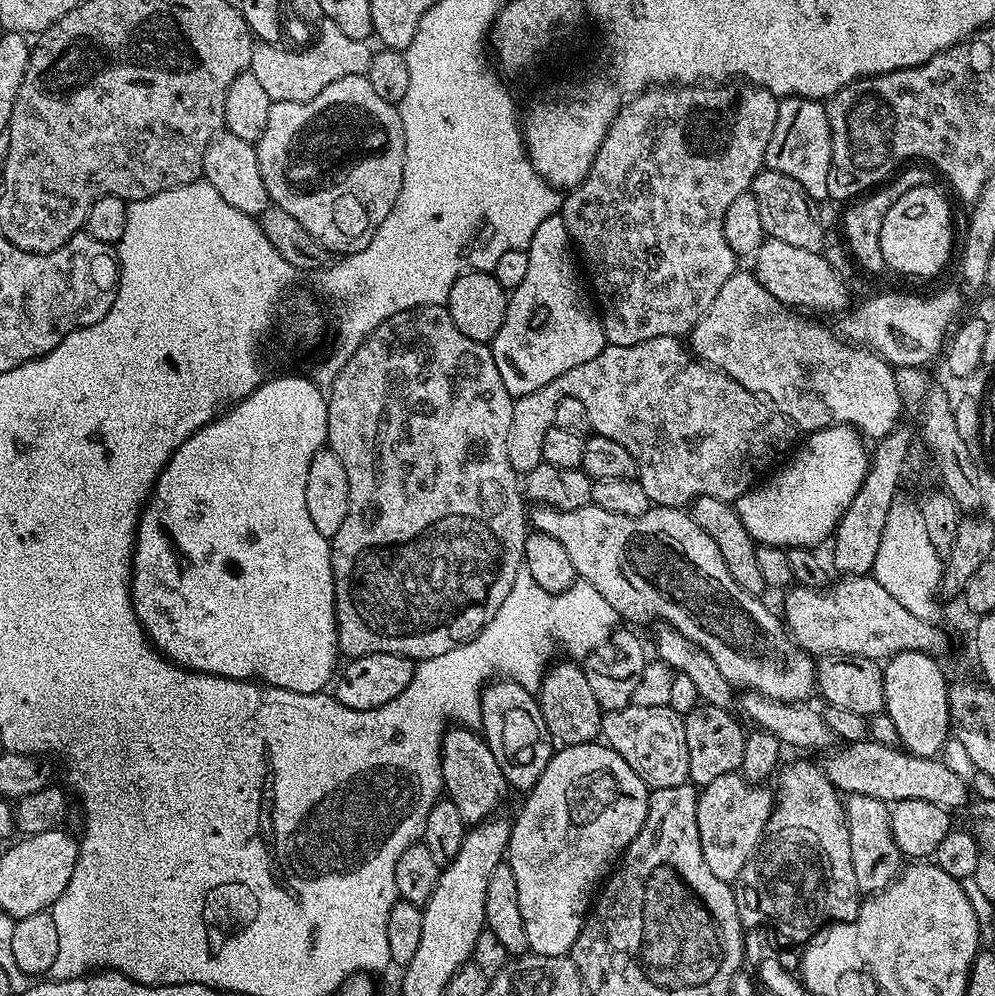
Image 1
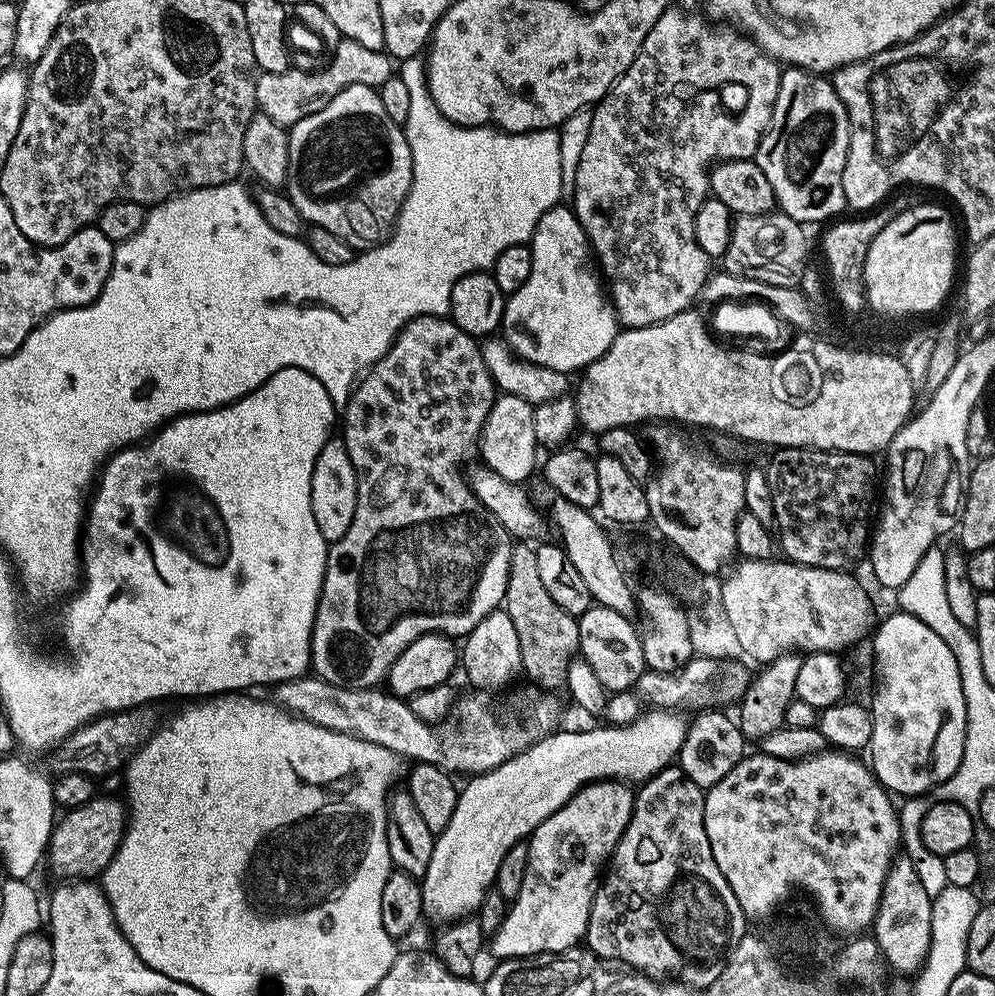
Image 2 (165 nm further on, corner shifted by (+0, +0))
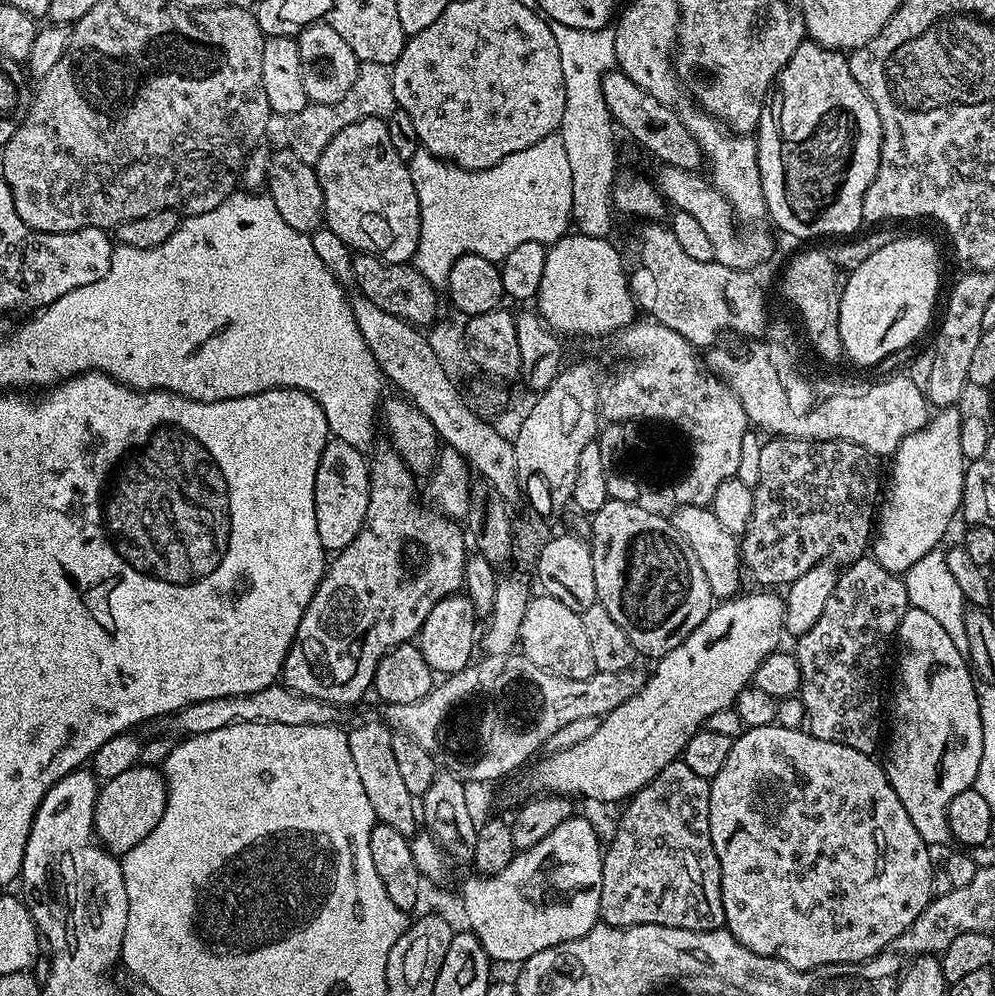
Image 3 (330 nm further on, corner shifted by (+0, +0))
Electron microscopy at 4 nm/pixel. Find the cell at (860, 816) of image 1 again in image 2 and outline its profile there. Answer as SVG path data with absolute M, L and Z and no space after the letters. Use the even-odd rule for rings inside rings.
M907 854L897 855L892 861L890 870L886 874L886 882L882 886L882 898L878 902L876 918L872 922L871 931L874 933L874 939L880 947L880 955L883 963L897 968L900 972L909 972L915 974L923 968L926 958L928 957L928 947L930 946L930 914L932 913L933 893L928 892L924 885L921 869L918 865L907 856Z

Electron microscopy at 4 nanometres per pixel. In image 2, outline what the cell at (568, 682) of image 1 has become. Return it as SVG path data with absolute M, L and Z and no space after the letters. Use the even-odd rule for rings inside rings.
M520 542L513 547L503 605L504 610L510 614L514 630L517 631L518 646L520 647L520 667L523 675L525 677L528 675L536 683L535 687L537 689L547 690L553 694L559 693L567 685L570 662L577 659L580 650L580 639L578 638L579 621L577 617L562 610L562 606L547 593L542 583L542 578L539 577L536 551L527 543Z

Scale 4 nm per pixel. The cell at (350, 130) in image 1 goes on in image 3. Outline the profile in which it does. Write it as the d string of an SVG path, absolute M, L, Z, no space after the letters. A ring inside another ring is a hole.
M366 118L365 120L354 122L350 126L346 126L342 130L338 130L338 134L334 134L334 138L330 138L326 150L322 150L322 154L316 159L314 167L318 186L322 188L322 198L324 199L324 224L330 230L334 230L334 234L338 234L338 238L342 238L342 242L346 242L348 247L357 253L376 256L378 259L385 260L391 264L406 264L415 257L416 247L420 241L418 194L414 190L414 182L410 178L410 170L406 161L398 158L398 150L394 150L394 146L390 142L390 130L383 119Z

